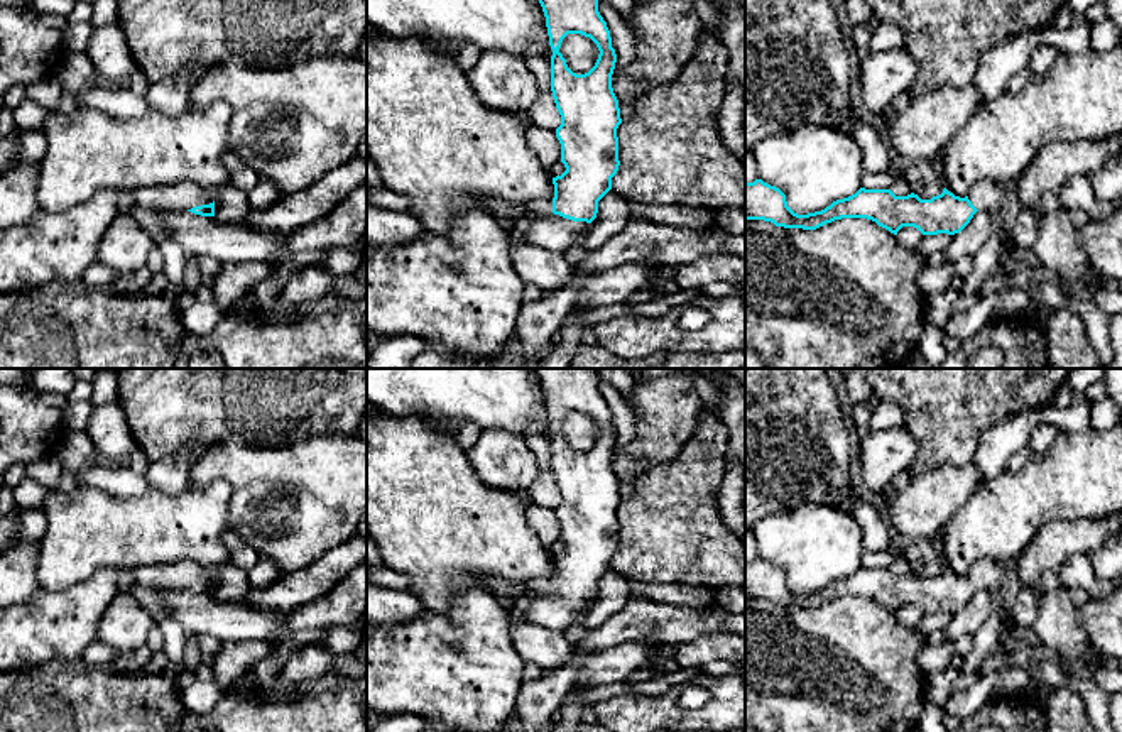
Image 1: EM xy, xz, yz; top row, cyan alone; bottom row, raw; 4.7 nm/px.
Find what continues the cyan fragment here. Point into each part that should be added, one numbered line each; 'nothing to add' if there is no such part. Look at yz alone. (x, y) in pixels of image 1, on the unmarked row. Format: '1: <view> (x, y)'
1: yz (985, 573)

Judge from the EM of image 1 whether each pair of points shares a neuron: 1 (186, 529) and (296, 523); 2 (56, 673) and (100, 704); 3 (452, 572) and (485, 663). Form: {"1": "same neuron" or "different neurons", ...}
{"1": "different neurons", "2": "same neuron", "3": "different neurons"}

